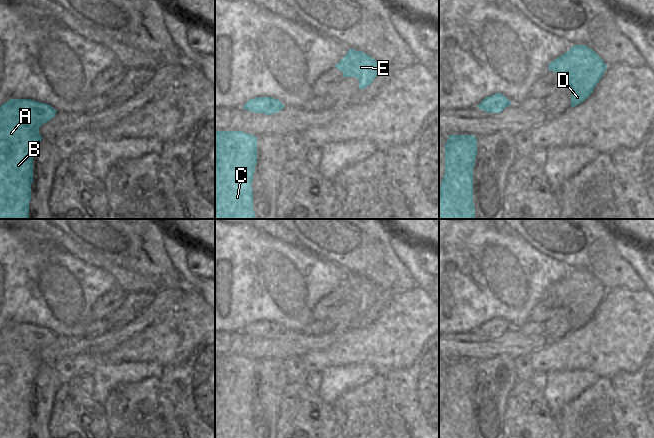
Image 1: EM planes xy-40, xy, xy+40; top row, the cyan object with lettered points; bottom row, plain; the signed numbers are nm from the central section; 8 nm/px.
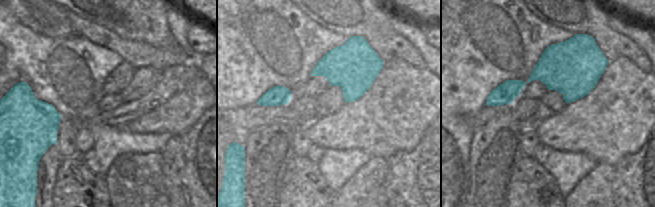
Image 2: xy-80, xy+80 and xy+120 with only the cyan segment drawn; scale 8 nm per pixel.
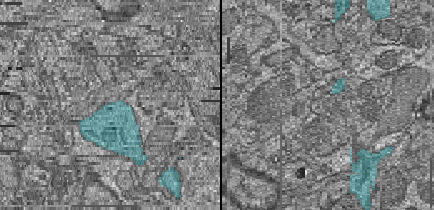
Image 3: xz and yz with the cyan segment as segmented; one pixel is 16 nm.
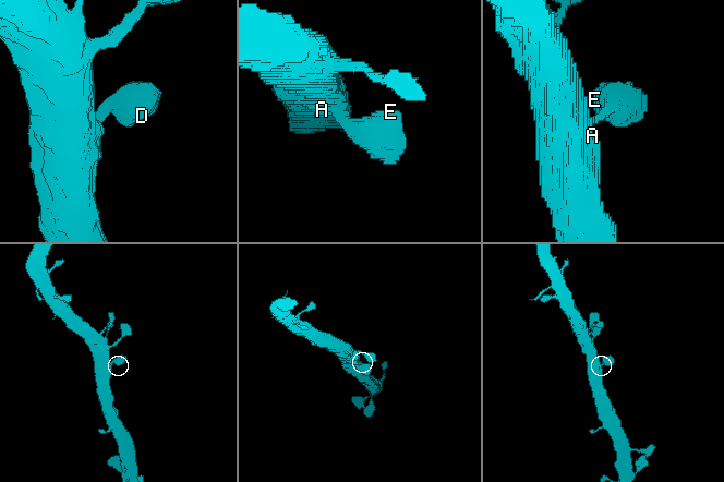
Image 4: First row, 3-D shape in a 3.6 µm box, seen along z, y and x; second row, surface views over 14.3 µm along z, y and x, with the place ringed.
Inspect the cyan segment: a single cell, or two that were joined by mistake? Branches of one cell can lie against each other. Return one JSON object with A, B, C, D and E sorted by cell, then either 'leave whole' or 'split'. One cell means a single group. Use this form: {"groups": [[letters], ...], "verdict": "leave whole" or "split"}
{"groups": [["A", "B", "C", "D", "E"]], "verdict": "leave whole"}

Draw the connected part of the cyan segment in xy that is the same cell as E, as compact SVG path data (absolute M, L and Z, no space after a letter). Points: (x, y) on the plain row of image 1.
M349 273L334 291L343 296L343 301L356 301L359 313L370 309L379 296L379 288L375 283L354 273Z

